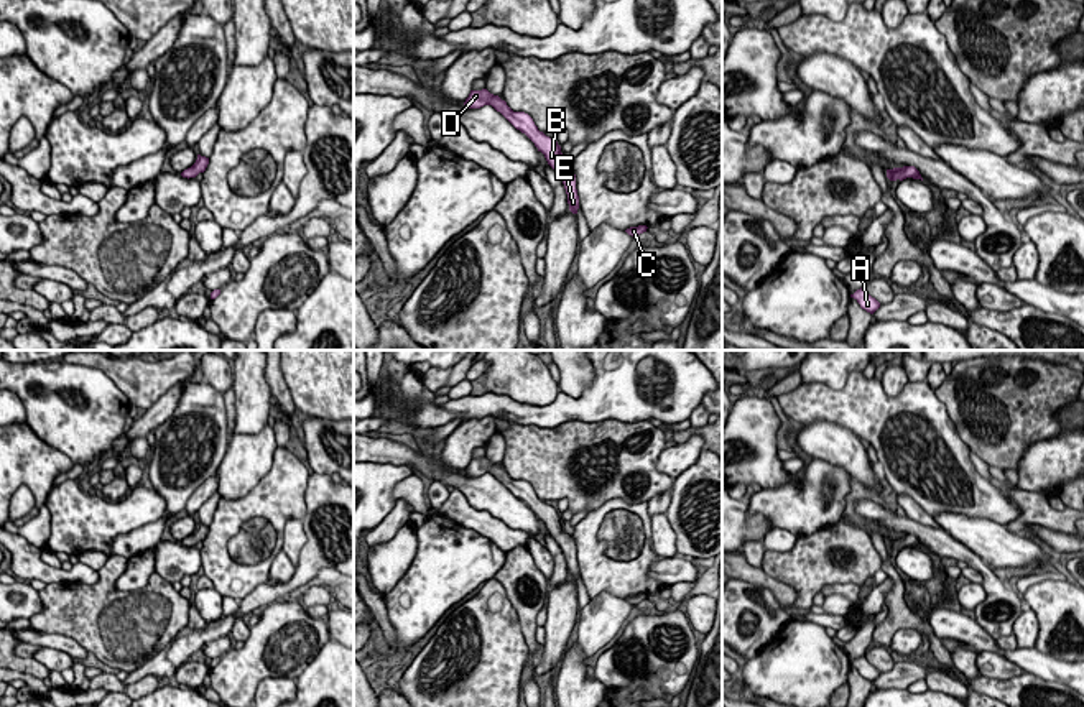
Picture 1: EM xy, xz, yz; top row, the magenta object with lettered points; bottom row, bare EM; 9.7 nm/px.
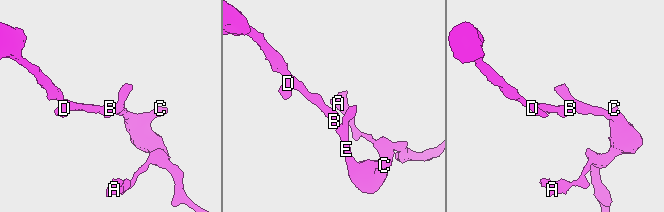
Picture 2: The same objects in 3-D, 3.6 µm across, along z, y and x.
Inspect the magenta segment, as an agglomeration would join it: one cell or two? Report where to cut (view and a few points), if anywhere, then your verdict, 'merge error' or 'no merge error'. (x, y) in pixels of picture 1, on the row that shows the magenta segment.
no cut | no merge error

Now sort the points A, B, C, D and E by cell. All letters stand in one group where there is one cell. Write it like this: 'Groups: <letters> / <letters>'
Groups: A B C D E

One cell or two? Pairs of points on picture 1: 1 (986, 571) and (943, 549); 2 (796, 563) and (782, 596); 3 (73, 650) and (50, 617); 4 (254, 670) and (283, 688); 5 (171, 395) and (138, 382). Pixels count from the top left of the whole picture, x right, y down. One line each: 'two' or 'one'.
1: one
2: two
3: two
4: two
5: two

